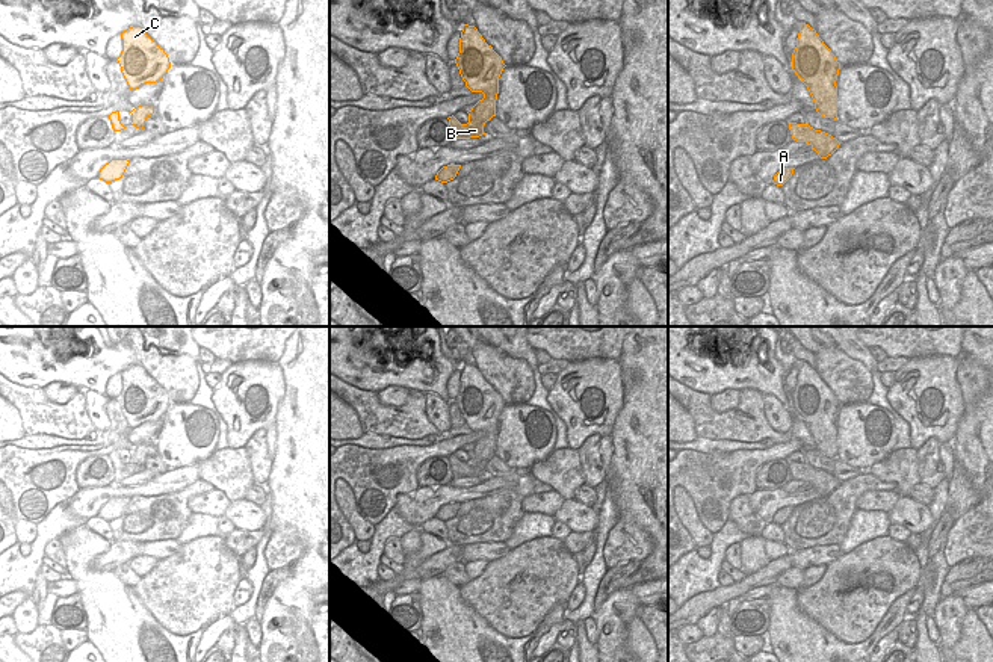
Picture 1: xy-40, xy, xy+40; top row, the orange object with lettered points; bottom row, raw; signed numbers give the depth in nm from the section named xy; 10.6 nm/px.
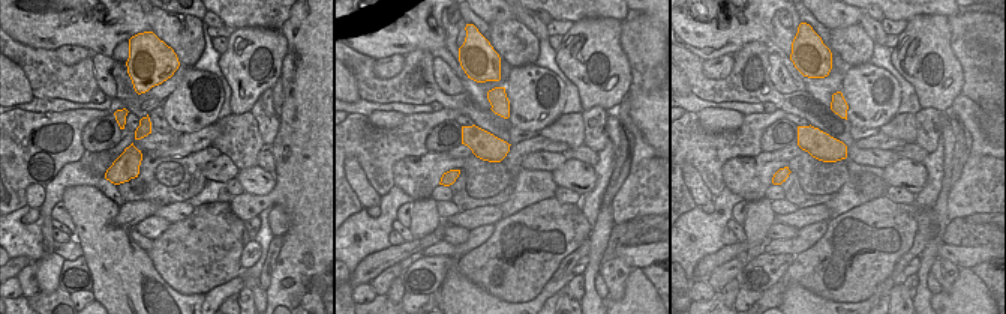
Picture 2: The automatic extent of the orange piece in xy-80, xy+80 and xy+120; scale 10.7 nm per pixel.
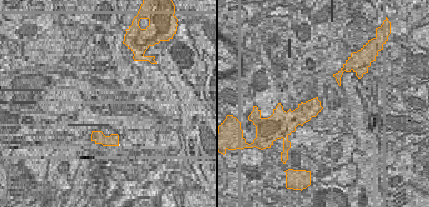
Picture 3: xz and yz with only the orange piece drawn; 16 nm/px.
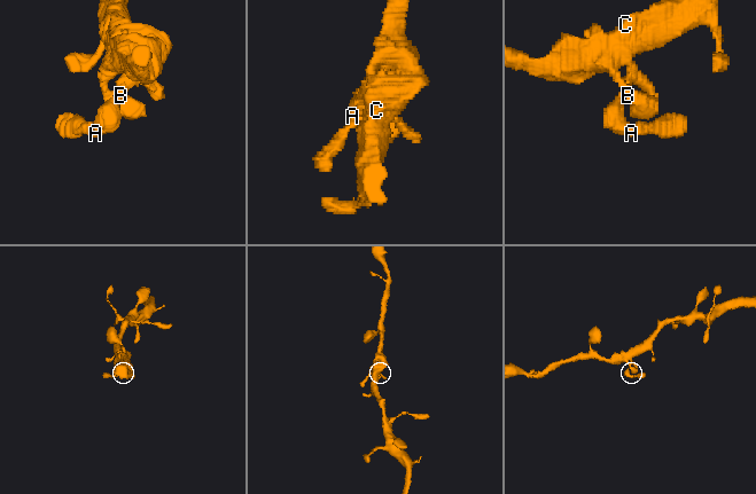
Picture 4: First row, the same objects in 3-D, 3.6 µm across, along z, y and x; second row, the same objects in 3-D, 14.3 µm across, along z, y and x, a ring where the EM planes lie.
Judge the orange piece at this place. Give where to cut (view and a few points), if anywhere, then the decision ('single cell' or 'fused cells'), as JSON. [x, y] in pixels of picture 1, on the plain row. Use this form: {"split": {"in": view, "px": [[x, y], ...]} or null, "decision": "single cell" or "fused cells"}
{"split": null, "decision": "single cell"}

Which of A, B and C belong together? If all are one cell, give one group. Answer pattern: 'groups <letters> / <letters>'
groups A B C

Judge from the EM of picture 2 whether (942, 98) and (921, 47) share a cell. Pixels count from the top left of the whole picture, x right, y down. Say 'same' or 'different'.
same

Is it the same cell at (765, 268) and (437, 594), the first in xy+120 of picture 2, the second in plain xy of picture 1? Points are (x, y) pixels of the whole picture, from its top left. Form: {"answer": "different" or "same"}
{"answer": "different"}

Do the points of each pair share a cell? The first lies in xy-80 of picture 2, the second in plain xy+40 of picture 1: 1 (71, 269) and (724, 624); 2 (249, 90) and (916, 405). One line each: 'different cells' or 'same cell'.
1: different cells
2: same cell

